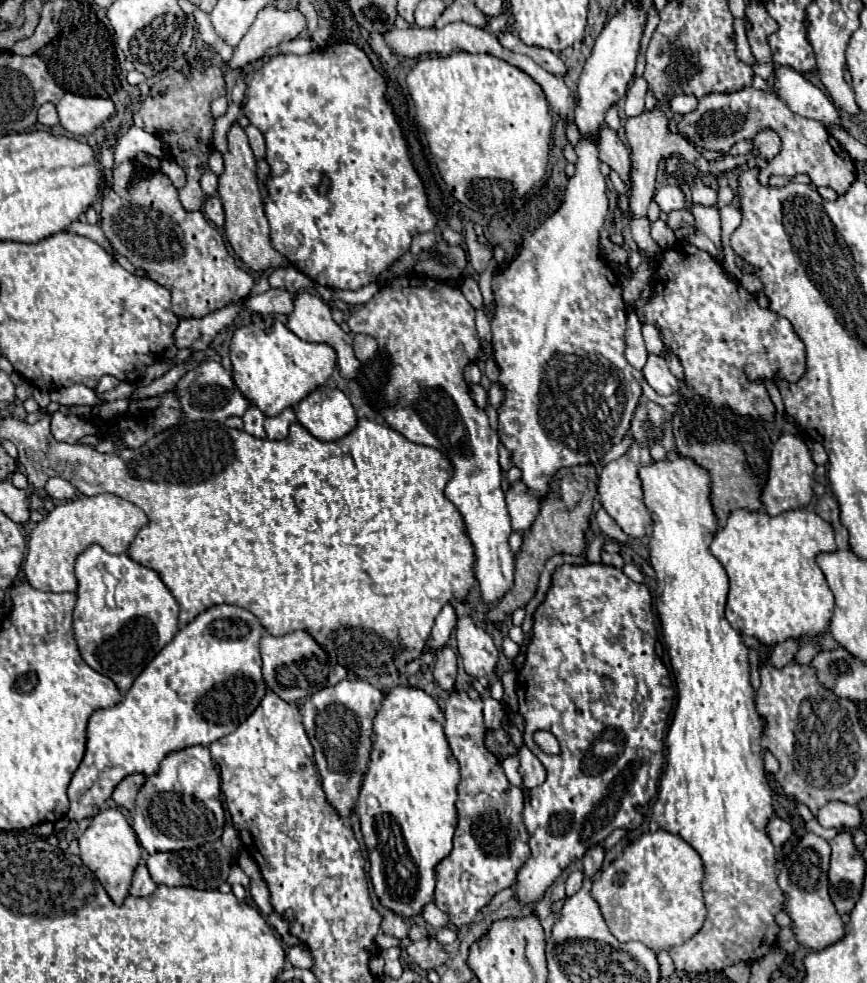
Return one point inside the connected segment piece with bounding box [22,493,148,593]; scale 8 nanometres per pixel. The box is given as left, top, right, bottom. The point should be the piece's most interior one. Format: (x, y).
(106, 520)

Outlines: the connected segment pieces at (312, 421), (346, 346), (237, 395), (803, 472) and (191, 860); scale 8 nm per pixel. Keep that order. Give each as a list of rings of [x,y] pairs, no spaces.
[[[318,387],[304,397],[294,413],[298,421],[320,441],[336,441],[356,427],[356,413],[340,389]]]
[[[300,291],[294,295],[294,311],[288,315],[288,329],[298,335],[300,339],[304,341],[312,341],[312,343],[328,343],[330,347],[334,347],[334,351],[338,353],[340,361],[338,361],[338,367],[340,367],[340,373],[342,377],[350,379],[350,377],[356,377],[356,371],[360,367],[360,361],[354,357],[352,353],[352,337],[346,335],[340,325],[336,325],[332,321],[332,313],[330,313],[330,307],[316,295],[316,293],[310,293],[310,291]]]
[[[204,361],[200,363],[196,369],[188,371],[174,387],[184,415],[190,421],[224,421],[228,417],[242,417],[244,411],[250,407],[250,401],[242,395],[242,391],[236,387],[234,377],[232,377],[232,369],[224,367],[218,361]]]
[[[782,435],[772,449],[772,457],[770,457],[770,471],[768,471],[768,481],[760,493],[760,501],[764,505],[764,511],[774,517],[780,515],[784,511],[790,509],[800,509],[806,507],[812,501],[812,487],[814,487],[814,461],[810,457],[808,447],[804,445],[804,441],[800,441],[794,435]]]
[[[234,825],[224,827],[224,835],[220,841],[198,847],[194,851],[168,851],[168,853],[154,853],[148,857],[146,867],[156,885],[166,885],[166,887],[178,887],[178,885],[188,885],[196,889],[218,889],[220,883],[226,881],[230,867],[234,863],[234,855],[242,849],[242,841],[238,837],[238,831]]]

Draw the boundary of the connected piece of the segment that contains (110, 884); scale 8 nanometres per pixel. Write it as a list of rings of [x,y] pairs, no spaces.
[[[118,809],[100,811],[98,815],[92,817],[90,827],[84,833],[80,833],[78,845],[80,845],[80,859],[90,867],[90,871],[104,885],[110,899],[116,905],[120,905],[128,895],[134,869],[140,861],[140,845],[136,841],[132,827],[128,825],[126,817]]]

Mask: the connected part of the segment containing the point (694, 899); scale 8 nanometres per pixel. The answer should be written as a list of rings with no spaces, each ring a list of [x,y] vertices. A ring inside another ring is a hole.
[[[656,831],[644,833],[624,849],[620,859],[600,871],[590,893],[606,921],[610,921],[614,905],[624,911],[626,921],[620,919],[620,923],[610,929],[620,943],[640,941],[658,951],[682,945],[700,931],[706,917],[700,889],[702,877],[702,859],[686,841],[668,831]]]

